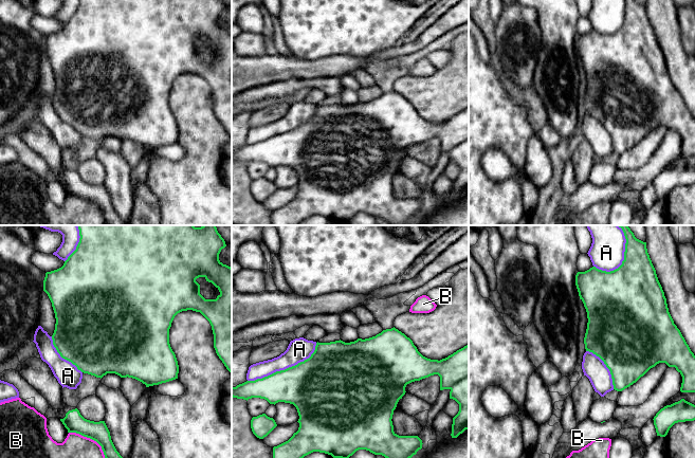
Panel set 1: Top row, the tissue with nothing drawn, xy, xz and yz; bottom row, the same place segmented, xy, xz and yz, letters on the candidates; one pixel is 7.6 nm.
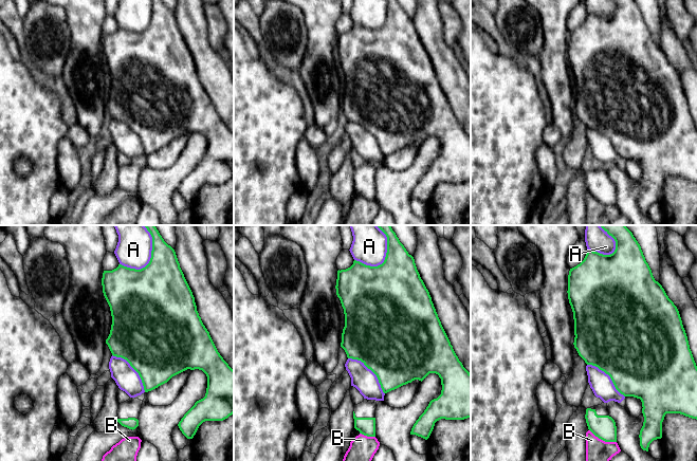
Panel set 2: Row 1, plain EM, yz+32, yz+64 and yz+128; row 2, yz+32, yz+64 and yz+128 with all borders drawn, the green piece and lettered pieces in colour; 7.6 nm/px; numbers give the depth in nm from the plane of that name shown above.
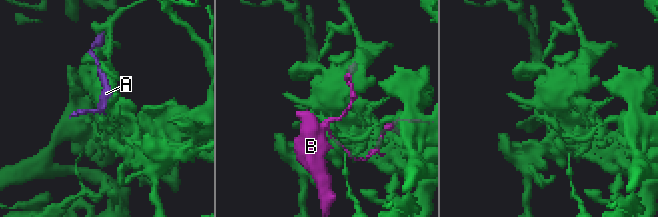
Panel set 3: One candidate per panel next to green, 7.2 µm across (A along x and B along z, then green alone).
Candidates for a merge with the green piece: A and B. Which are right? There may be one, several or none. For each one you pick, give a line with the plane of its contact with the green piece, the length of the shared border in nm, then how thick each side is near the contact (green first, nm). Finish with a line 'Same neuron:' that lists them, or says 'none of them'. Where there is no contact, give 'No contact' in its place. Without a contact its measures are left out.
A: Touches green in xz. Shared border 600 nm. Thickness 400 nm (green) against 180 nm
Same neuron: A

